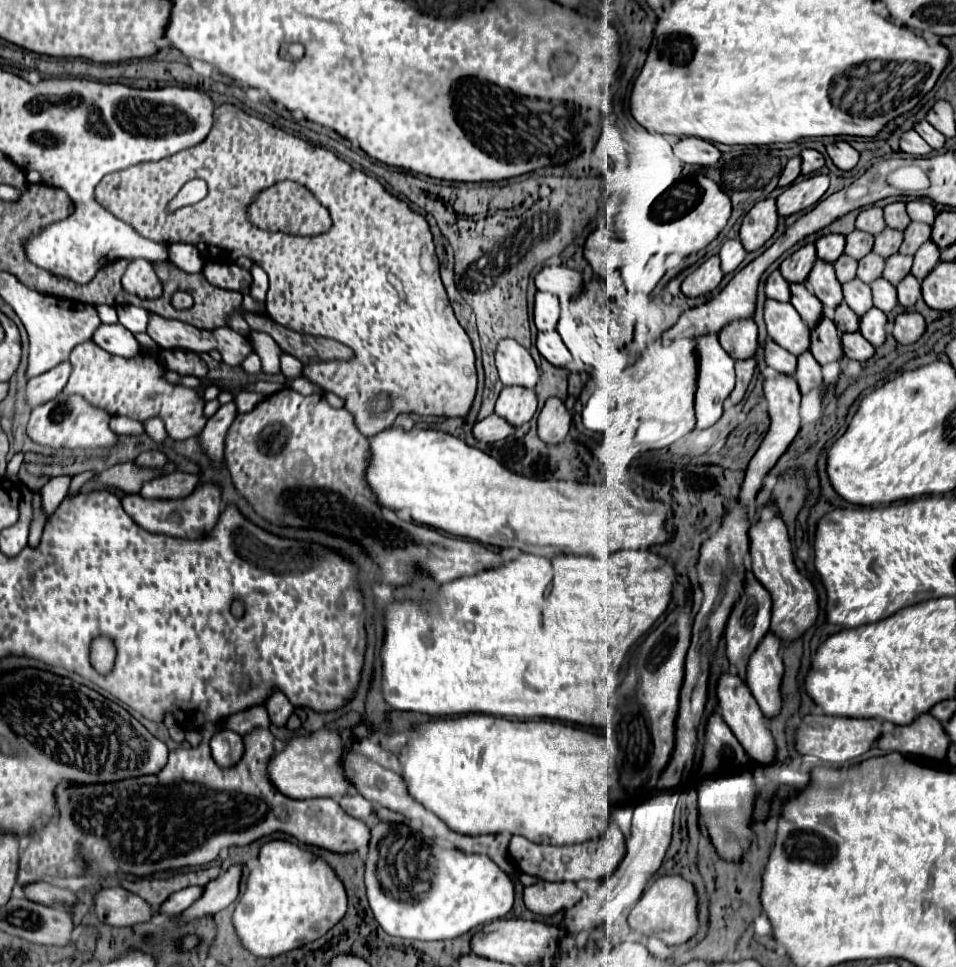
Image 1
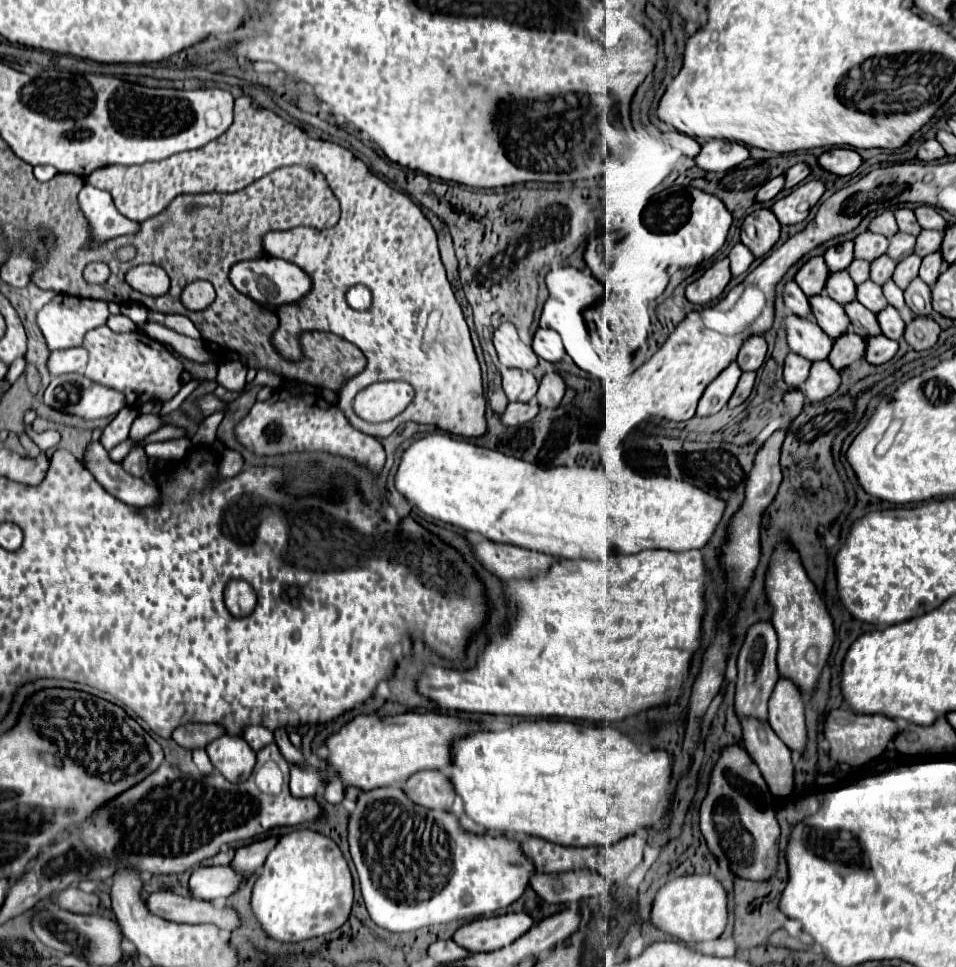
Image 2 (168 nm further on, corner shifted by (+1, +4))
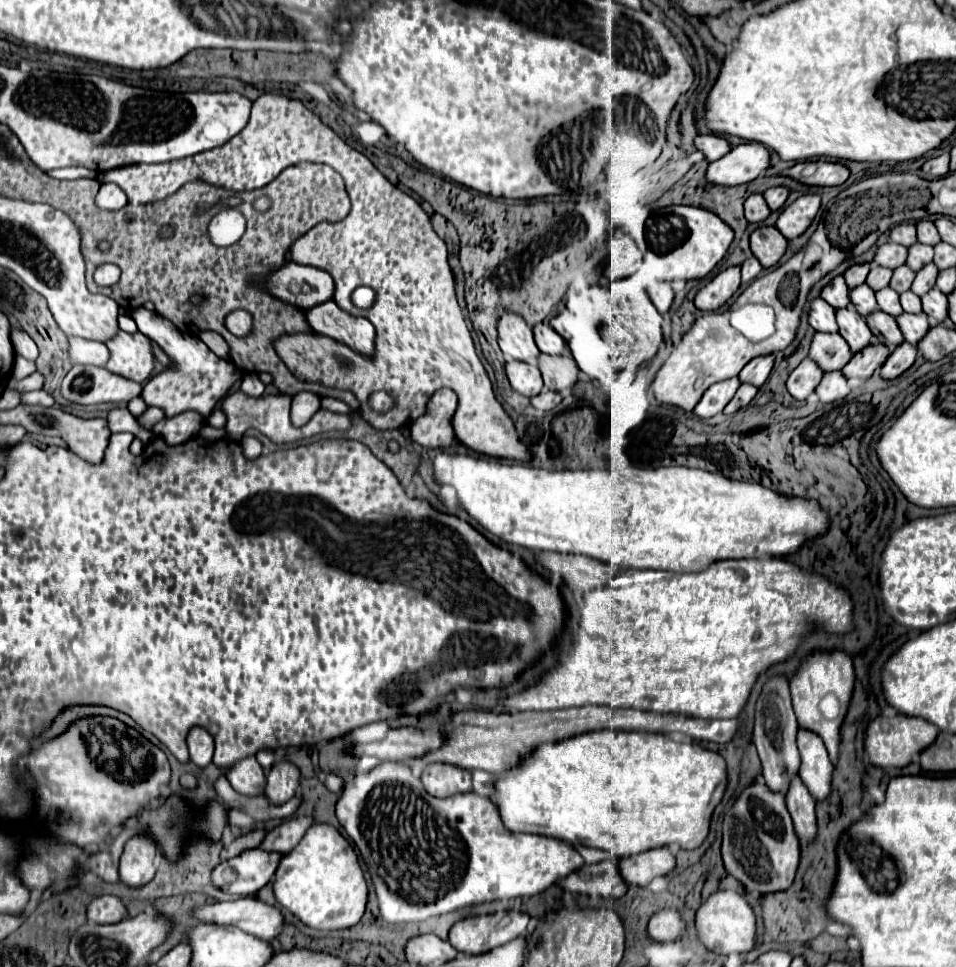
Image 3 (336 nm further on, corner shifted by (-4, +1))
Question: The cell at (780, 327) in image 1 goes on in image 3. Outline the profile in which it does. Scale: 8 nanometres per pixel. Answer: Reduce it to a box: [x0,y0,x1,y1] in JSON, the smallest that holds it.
[809,333,853,371]

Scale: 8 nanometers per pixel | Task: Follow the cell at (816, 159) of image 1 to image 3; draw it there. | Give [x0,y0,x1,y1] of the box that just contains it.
[763,187,789,211]

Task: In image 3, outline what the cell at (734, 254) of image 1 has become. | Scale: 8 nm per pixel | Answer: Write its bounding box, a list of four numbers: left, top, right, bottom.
[741,257,761,283]

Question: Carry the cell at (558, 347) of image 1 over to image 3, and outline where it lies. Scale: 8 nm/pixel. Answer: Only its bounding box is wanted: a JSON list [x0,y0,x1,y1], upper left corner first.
[533,323,565,355]

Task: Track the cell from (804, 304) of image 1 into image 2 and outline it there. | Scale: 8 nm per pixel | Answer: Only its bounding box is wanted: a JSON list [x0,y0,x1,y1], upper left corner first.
[810,294,850,338]

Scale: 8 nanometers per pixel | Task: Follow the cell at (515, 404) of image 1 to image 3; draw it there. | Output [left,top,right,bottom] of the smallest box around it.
[505,359,543,397]

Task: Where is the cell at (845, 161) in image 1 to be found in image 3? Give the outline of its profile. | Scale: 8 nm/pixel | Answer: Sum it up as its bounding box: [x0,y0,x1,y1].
[779,161,849,187]

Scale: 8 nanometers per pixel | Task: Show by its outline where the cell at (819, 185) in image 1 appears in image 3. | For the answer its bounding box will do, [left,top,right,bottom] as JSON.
[777,195,821,239]

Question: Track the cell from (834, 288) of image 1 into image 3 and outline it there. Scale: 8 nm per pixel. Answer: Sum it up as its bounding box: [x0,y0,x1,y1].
[851,285,877,317]

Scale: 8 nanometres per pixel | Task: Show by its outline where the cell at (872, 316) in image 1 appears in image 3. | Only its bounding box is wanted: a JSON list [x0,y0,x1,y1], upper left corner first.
[897,313,929,345]

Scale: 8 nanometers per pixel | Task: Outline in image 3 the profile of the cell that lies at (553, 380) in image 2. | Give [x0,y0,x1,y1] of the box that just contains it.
[537,353,579,391]

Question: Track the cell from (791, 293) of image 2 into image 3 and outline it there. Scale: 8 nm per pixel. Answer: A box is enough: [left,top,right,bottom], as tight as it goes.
[809,297,839,333]

